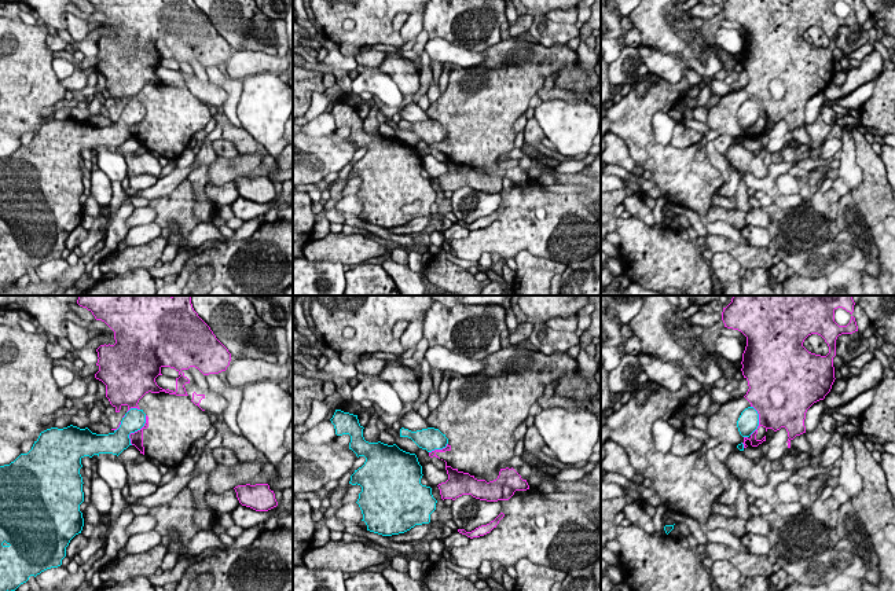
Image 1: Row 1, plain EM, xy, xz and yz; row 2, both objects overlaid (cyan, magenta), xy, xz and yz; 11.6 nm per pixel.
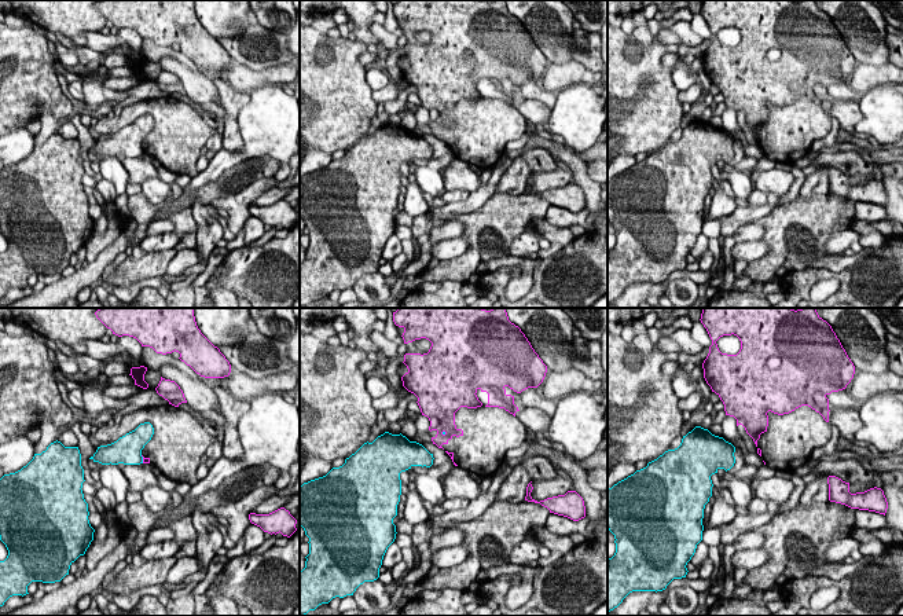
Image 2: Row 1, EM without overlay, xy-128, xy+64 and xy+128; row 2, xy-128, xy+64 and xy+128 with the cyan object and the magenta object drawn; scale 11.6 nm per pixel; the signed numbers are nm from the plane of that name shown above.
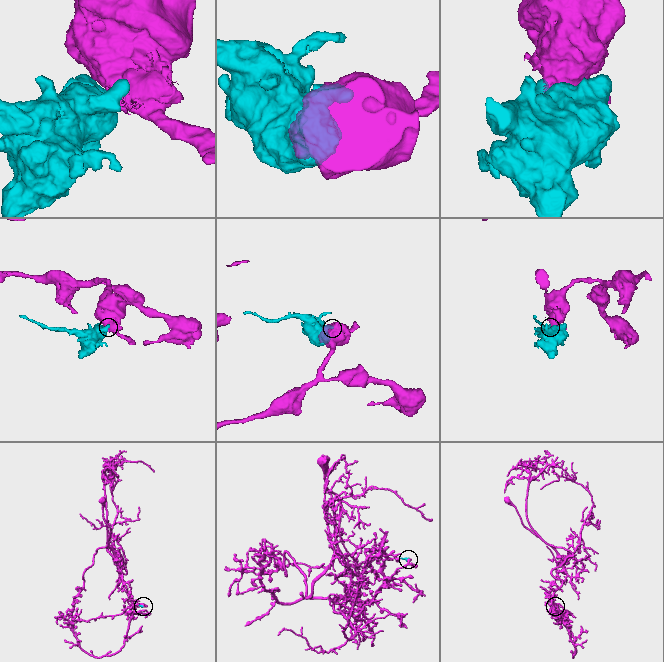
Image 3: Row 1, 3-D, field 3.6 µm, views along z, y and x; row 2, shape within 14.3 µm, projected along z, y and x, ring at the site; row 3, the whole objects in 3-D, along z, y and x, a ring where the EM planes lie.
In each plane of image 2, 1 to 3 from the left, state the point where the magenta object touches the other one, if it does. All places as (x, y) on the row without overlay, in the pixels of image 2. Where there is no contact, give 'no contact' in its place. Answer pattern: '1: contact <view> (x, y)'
1: contact xy-128 (142, 151)
2: contact xy+64 (443, 125)
3: no contact

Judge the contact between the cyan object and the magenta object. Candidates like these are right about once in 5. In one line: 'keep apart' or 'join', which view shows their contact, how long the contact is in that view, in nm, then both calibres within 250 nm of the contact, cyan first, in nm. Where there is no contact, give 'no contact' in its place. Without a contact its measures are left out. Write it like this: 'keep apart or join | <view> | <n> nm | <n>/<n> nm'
keep apart | xy | 400 nm | 240/160 nm

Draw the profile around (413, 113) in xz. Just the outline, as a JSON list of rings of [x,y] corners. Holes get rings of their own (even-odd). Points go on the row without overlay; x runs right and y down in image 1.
[[[407,104],[404,109],[399,111],[400,118],[408,122],[419,122],[430,120],[418,104]]]

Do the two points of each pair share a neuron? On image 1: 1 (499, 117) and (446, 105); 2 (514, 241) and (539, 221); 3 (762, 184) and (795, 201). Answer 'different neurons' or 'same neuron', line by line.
1: same neuron
2: same neuron
3: same neuron

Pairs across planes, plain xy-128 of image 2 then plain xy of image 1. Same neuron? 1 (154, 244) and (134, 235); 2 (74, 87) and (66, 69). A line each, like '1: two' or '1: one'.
1: one
2: one

